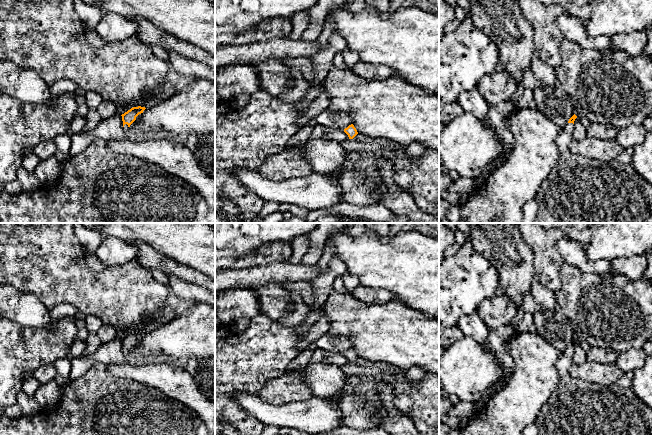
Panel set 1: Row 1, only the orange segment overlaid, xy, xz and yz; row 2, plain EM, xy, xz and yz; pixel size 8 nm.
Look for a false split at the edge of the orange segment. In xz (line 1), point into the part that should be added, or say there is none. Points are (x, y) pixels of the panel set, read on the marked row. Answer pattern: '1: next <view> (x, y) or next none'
1: next none

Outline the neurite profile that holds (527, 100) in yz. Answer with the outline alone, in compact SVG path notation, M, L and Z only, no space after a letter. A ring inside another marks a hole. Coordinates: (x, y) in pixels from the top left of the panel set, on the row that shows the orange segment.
M524 89L523 95L520 97L517 103L518 109L536 109L536 101L533 96L533 90Z

